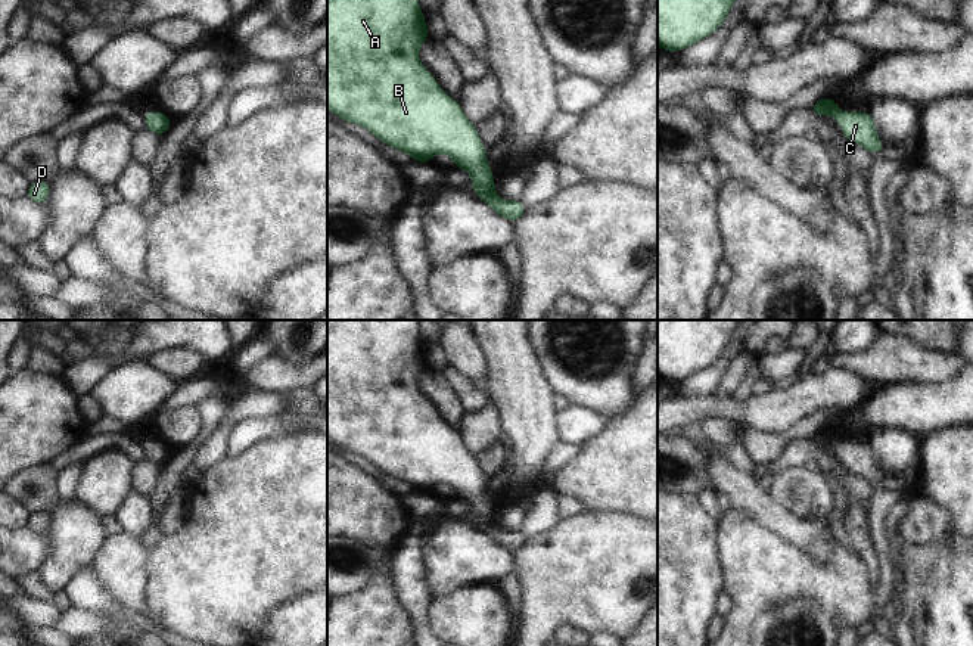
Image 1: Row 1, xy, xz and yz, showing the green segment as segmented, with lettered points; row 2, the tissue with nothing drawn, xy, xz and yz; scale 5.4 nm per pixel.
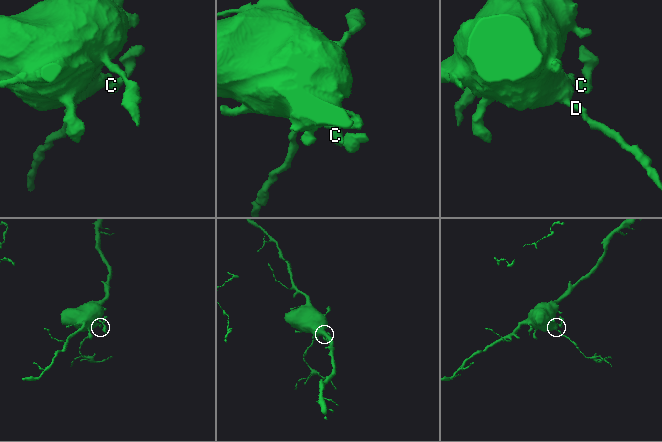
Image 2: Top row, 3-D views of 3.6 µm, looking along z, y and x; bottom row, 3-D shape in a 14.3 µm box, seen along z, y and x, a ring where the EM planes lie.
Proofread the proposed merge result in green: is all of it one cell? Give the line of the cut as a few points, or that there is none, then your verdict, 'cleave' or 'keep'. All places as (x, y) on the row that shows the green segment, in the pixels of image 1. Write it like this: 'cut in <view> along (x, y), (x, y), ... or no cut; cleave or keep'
no cut; keep

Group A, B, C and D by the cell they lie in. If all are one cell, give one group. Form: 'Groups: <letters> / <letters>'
Groups: A B C D.

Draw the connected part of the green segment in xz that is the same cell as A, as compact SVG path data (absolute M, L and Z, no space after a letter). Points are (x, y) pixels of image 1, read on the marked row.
M327 0L327 109L342 121L363 125L385 145L408 153L417 162L430 162L435 153L448 153L454 168L463 168L473 176L475 195L503 218L516 221L526 206L520 201L498 199L495 176L486 162L486 149L476 125L463 114L460 102L447 96L419 62L419 47L429 38L419 0Z

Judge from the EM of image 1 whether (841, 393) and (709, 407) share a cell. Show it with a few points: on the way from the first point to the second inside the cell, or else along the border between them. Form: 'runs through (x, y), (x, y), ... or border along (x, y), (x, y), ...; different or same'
runs through (808, 394), (780, 409), (742, 409); same

